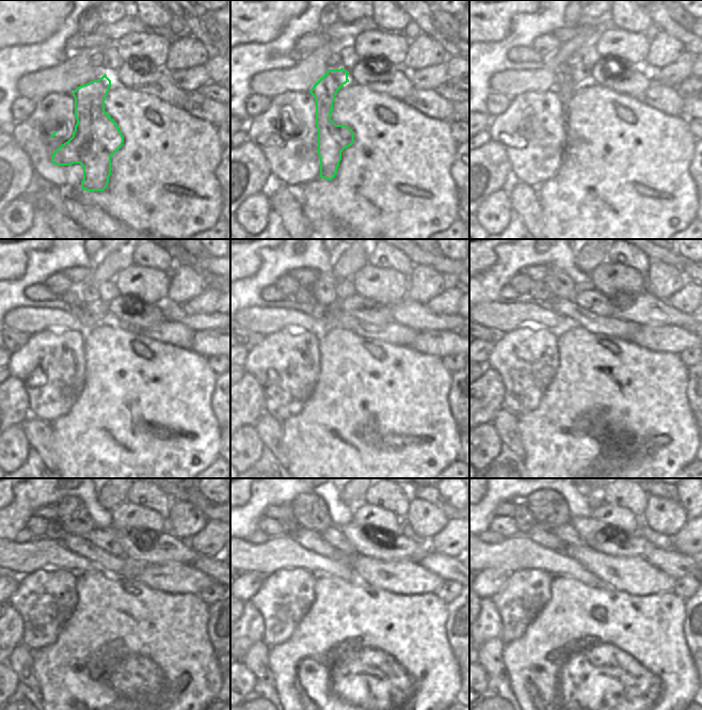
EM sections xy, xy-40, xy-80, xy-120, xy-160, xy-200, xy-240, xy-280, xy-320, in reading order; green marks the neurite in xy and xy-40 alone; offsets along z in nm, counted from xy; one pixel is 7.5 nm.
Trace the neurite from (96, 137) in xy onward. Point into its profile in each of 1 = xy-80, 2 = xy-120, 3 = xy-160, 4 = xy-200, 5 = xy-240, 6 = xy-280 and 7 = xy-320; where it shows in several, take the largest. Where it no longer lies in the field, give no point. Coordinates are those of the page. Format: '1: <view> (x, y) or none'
1: xy-80 (568, 78)
2: xy-120 (88, 316)
3: xy-160 (310, 305)
4: xy-200 (538, 292)
5: xy-240 (56, 531)
6: xy-280 (289, 526)
7: xy-320 (524, 520)

